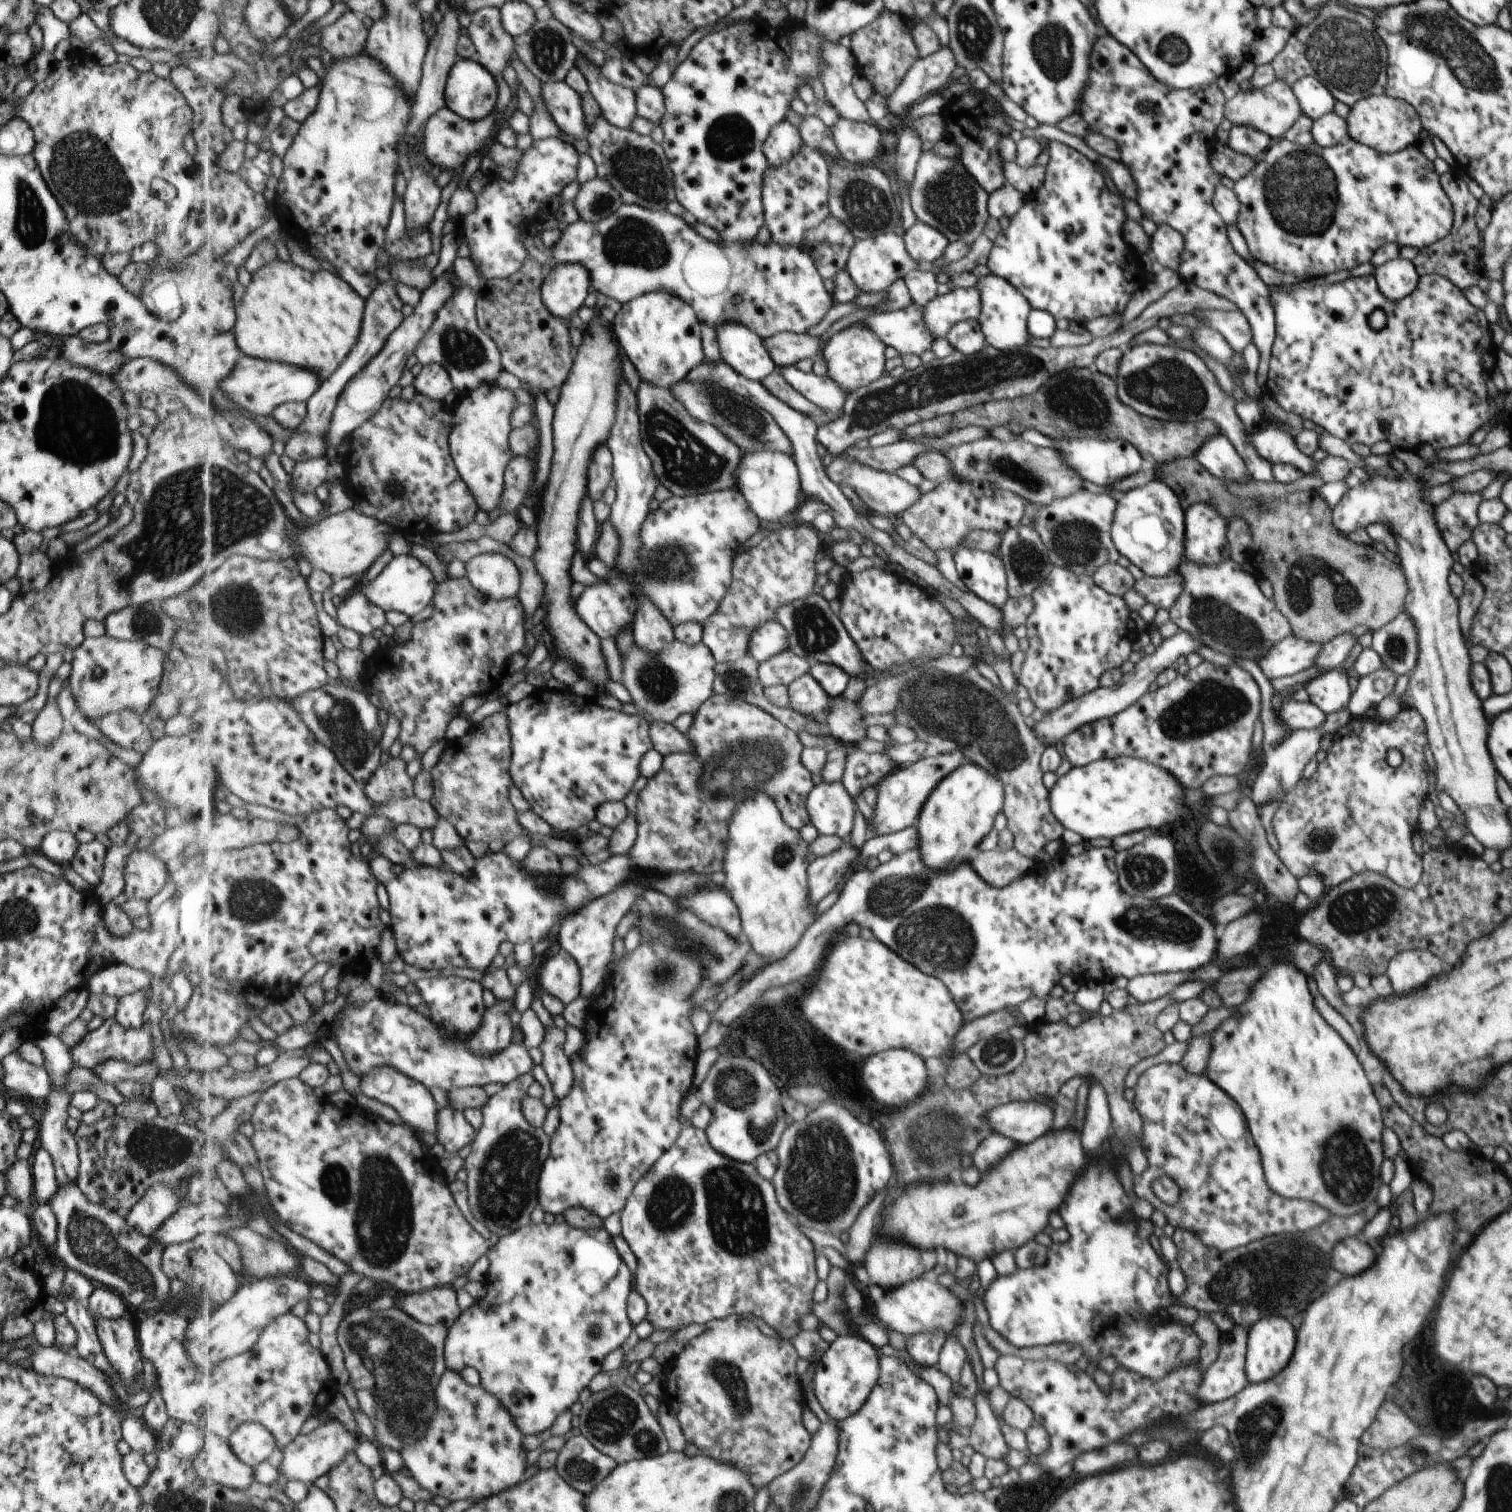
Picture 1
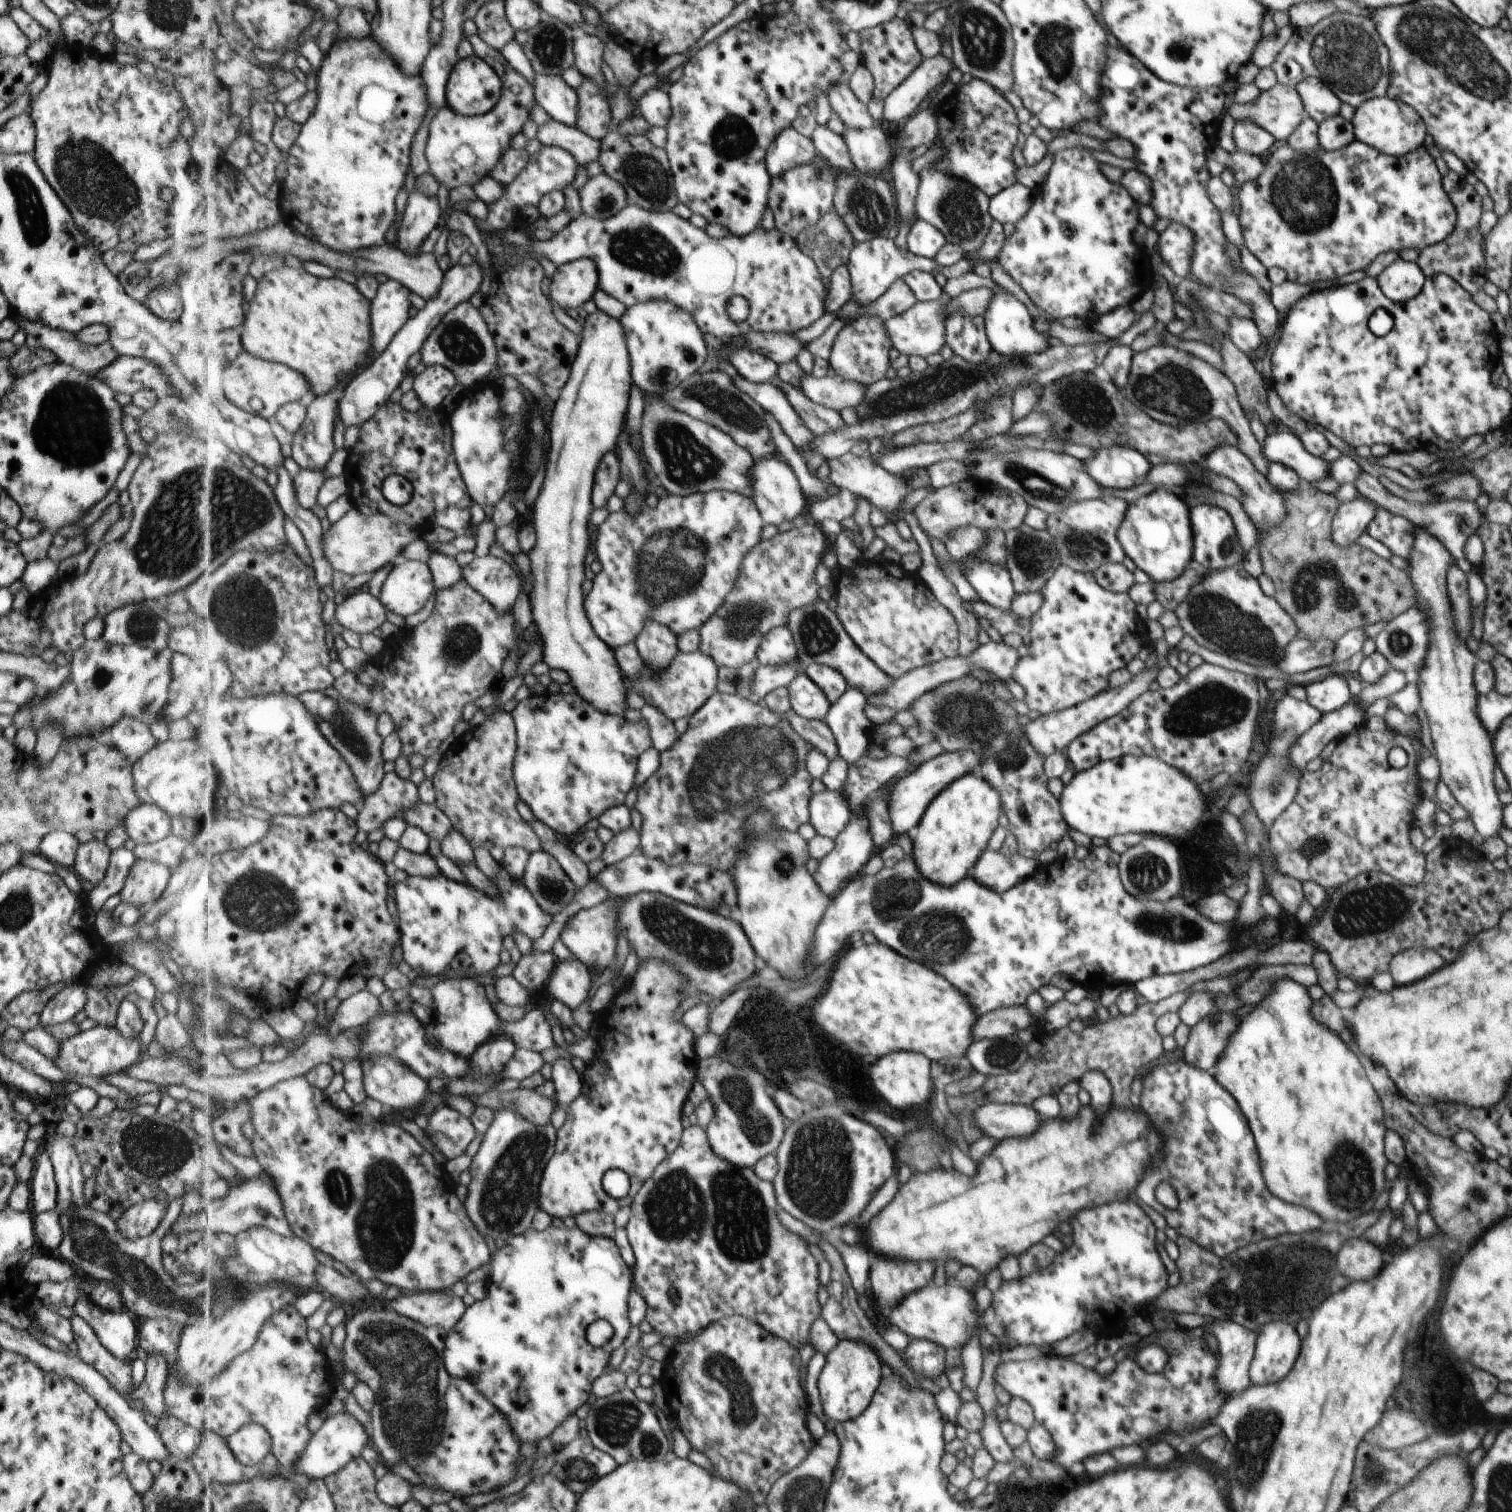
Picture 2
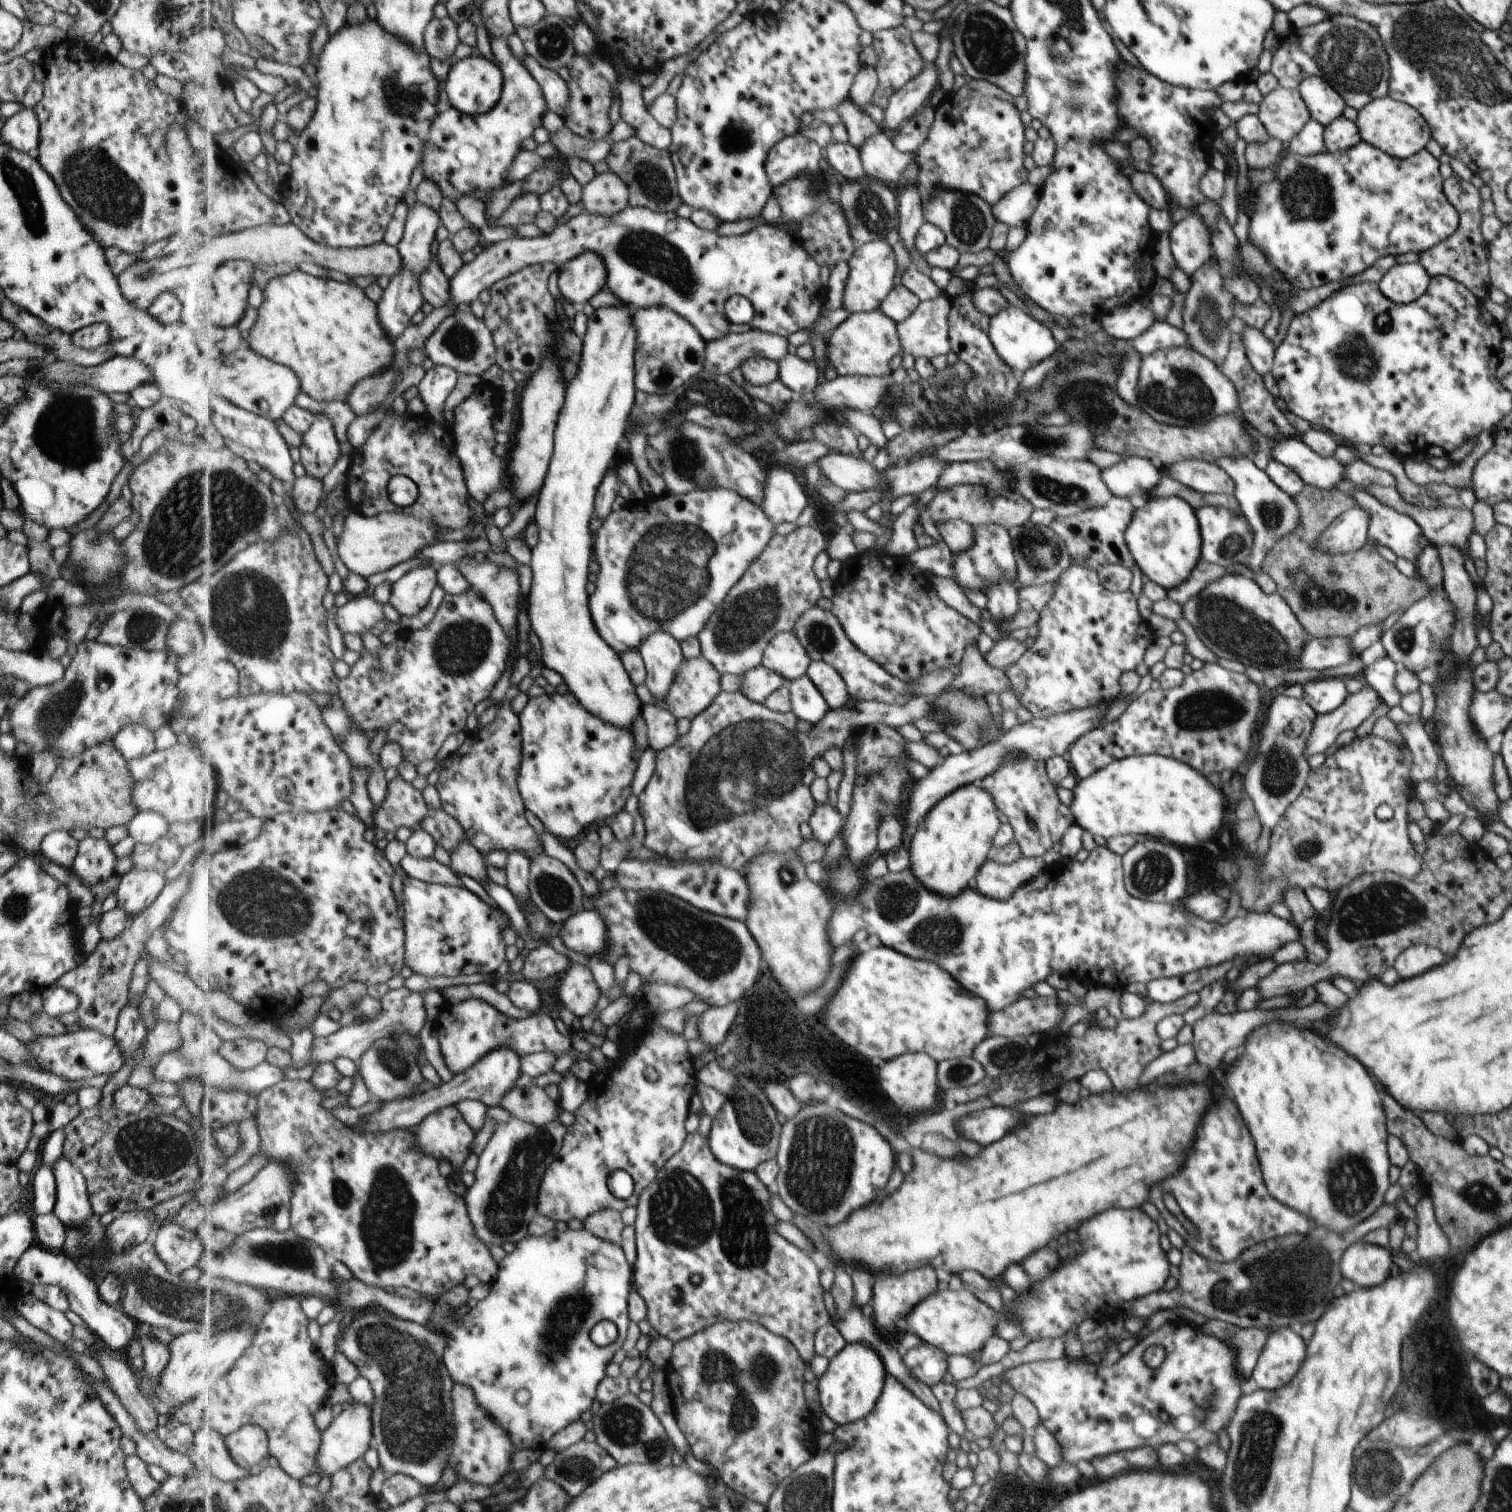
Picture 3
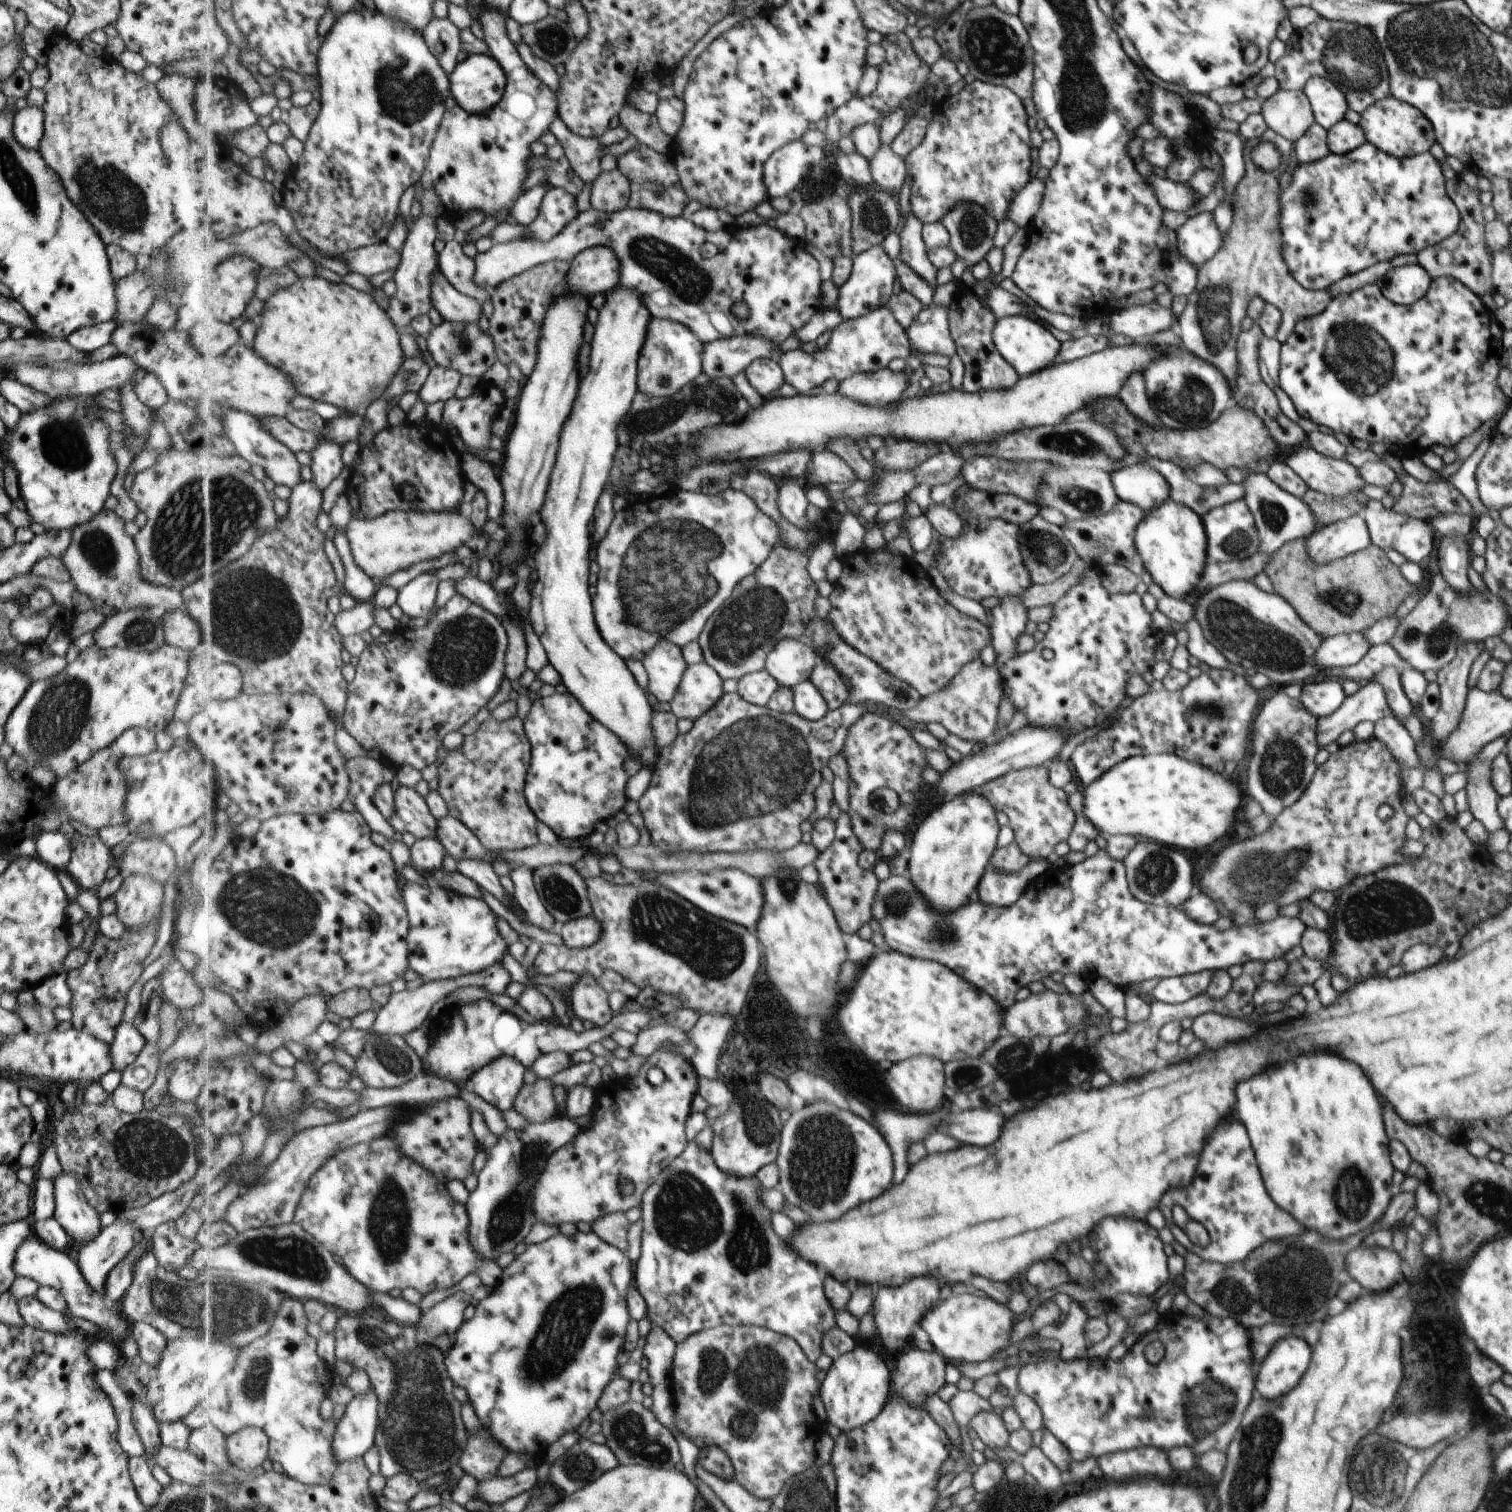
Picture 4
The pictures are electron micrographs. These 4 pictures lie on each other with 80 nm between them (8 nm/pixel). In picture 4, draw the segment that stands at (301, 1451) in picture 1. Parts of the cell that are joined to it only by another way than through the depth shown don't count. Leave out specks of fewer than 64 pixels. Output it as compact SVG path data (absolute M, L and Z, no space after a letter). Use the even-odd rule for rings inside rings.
M373 1386L346 1405L334 1438L340 1462L361 1458L373 1448L378 1436L379 1411L379 1397Z

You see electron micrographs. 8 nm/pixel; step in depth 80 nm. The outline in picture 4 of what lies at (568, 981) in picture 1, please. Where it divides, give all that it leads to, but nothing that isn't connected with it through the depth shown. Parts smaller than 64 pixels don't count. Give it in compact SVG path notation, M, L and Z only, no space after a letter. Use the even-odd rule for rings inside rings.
M581 975L580 980L569 992L568 1011L583 1020L604 1027L615 1018L609 1006L609 993L591 975Z

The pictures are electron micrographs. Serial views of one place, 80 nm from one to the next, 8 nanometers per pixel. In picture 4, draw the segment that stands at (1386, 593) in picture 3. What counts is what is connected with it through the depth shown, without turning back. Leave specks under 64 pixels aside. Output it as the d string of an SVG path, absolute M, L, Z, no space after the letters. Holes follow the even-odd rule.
M1308 488L1301 500L1312 510L1317 530L1333 521L1362 514L1369 499L1361 491L1348 494L1343 498L1337 498ZM1295 539L1286 542L1275 552L1272 552L1268 565L1263 572L1272 584L1273 593L1282 595L1291 605L1291 608L1295 610L1297 616L1311 630L1314 630L1323 638L1347 633L1363 633L1365 629L1369 629L1381 617L1389 617L1390 614L1393 614L1407 595L1419 591L1425 592L1424 588L1427 587L1425 581L1421 582L1417 587L1410 585L1403 578L1400 568L1393 565L1379 548L1375 548L1373 543L1366 549L1354 552L1326 565L1320 565L1309 560L1309 557L1306 556L1304 540Z

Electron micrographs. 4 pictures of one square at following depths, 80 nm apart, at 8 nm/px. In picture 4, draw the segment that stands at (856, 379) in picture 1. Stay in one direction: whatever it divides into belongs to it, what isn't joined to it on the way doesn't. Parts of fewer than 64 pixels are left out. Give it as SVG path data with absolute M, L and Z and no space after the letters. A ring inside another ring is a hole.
M887 306L872 310L865 317L844 320L834 328L829 342L822 349L809 353L799 347L779 357L786 382L800 393L809 395L817 386L823 386L828 378L841 382L861 373L885 369L893 358L905 360L910 354L904 329Z

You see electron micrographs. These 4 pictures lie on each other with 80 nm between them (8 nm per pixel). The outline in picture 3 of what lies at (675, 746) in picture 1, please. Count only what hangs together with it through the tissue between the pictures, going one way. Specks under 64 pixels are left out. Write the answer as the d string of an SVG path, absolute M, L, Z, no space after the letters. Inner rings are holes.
M658 702L657 704L645 704L642 714L646 723L646 732L649 746L651 748L660 751L677 742L677 739L681 735L678 729L678 718L671 712L671 710L666 708L663 703Z

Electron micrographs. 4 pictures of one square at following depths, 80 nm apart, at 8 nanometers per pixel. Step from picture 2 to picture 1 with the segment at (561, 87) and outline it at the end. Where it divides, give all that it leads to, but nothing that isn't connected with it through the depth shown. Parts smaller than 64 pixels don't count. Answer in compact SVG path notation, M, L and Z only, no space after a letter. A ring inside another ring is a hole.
M545 81L542 97L548 111L563 132L572 139L588 134L588 122L582 105L582 95L565 81Z

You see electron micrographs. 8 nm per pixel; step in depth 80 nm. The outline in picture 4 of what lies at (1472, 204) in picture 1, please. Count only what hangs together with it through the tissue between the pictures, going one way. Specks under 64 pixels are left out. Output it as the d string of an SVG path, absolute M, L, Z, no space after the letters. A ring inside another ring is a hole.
M1458 175L1452 179L1447 179L1445 192L1457 207L1458 213L1461 215L1461 224L1449 237L1416 253L1417 264L1427 271L1431 280L1435 277L1453 277L1481 297L1484 292L1491 292L1492 290L1492 262L1489 248L1486 246L1484 239L1486 222L1481 215L1482 204L1479 202L1478 192L1470 189ZM1439 250L1451 252L1453 258L1451 258L1449 264L1441 264L1437 260Z

